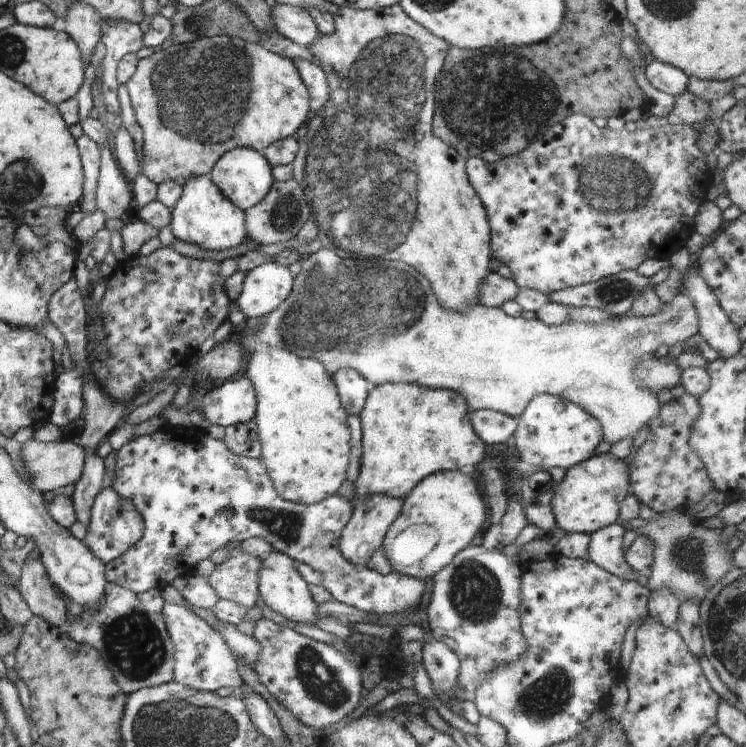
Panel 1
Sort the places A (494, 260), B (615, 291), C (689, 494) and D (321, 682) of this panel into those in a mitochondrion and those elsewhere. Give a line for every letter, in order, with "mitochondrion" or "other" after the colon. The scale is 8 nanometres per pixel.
A: other
B: mitochondrion
C: other
D: mitochondrion

